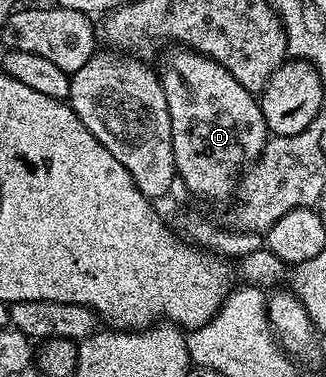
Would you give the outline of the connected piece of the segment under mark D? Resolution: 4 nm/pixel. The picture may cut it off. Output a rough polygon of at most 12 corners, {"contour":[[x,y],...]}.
{"contour":[[175,45],[160,77],[174,169],[235,197],[268,141],[262,103]]}

